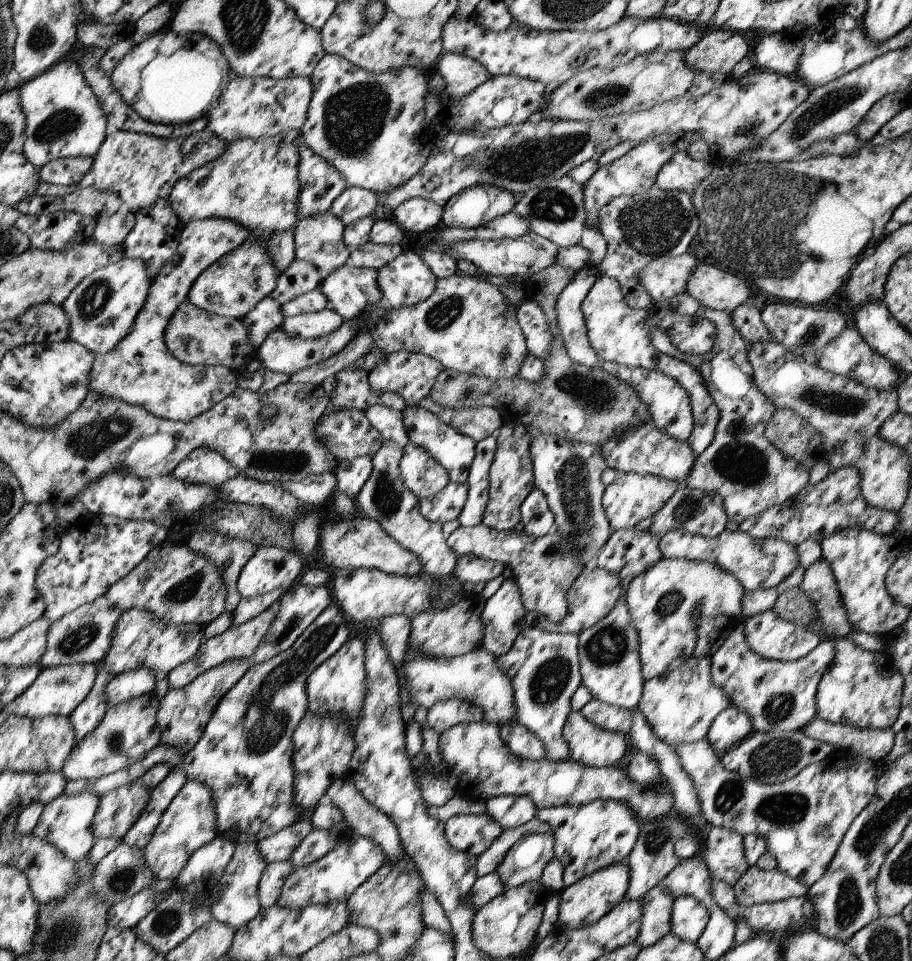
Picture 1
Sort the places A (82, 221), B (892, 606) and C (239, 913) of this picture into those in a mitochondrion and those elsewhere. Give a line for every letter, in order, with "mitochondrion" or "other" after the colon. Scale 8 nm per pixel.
A: other
B: other
C: other

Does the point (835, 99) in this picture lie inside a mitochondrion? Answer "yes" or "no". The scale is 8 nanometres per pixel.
yes

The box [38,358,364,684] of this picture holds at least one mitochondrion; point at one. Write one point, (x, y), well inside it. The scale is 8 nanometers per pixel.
(88, 441)

